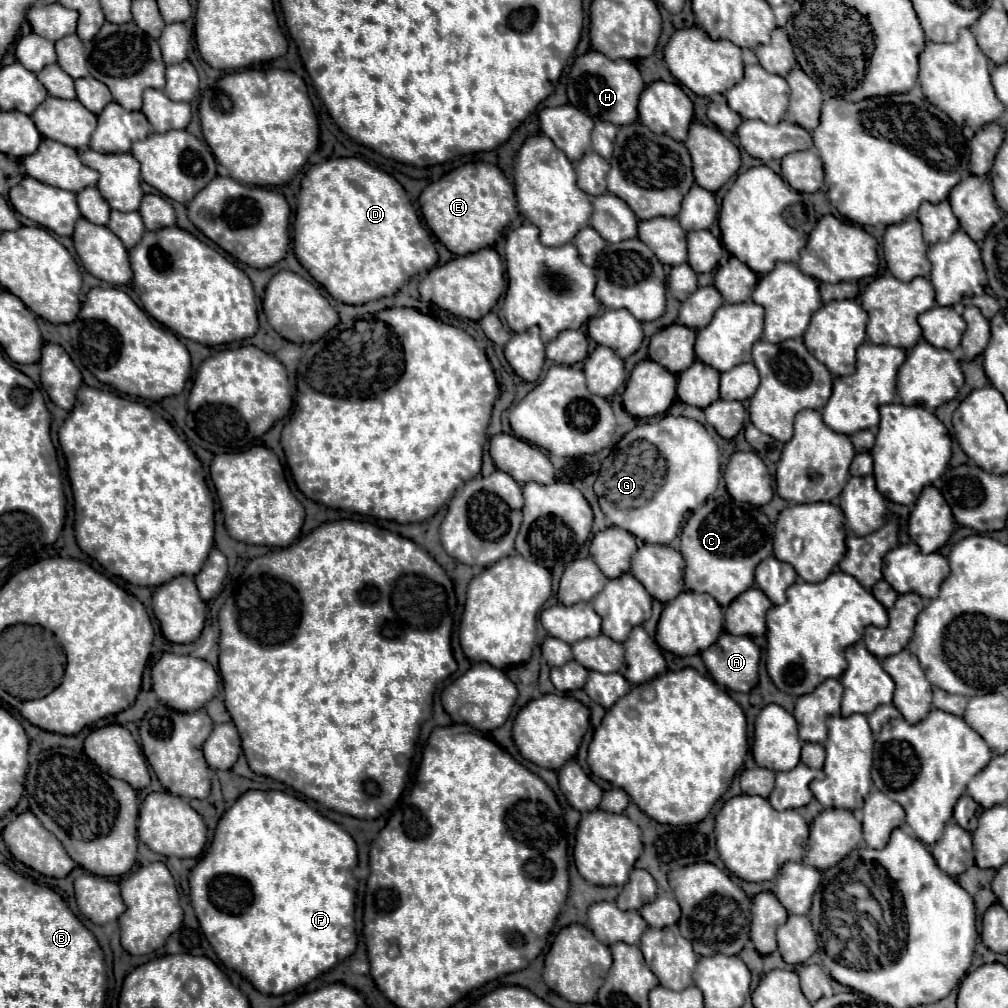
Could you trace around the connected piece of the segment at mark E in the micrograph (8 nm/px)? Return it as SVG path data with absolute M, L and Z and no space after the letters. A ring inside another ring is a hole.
M468 162L468 164L448 172L446 176L442 176L438 182L432 182L430 186L426 186L420 194L420 208L426 218L426 224L436 234L436 238L452 254L464 256L470 252L478 252L480 248L494 246L498 234L512 222L512 218L516 214L516 196L514 196L514 188L508 184L506 176L502 174L502 170L498 166L486 164L486 162Z

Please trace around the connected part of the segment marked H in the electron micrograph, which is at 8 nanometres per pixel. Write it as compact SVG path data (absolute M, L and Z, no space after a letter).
M588 50L578 56L568 74L568 100L592 120L612 122L616 126L634 124L638 120L638 98L644 90L644 80L630 60L610 60L598 50Z

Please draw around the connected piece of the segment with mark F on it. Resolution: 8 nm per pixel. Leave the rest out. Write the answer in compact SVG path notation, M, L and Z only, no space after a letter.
M250 790L244 792L230 810L226 810L226 814L220 818L218 826L216 826L216 834L214 840L206 852L206 856L196 864L196 868L190 872L190 896L192 896L192 908L200 920L200 928L206 934L210 946L216 950L218 958L232 970L240 972L242 976L246 976L256 990L260 990L262 994L286 994L292 992L298 986L304 986L308 982L312 982L316 976L320 976L322 972L330 970L334 964L342 962L344 958L348 958L354 950L356 950L356 934L354 934L354 894L357 881L352 874L353 868L358 862L356 856L356 844L352 840L352 836L336 822L328 820L326 816L322 816L318 810L310 808L304 800L286 794L286 792L278 792L278 790Z

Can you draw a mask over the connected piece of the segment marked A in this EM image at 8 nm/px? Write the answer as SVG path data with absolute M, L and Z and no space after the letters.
M722 632L716 644L702 652L702 660L712 678L734 692L750 692L758 684L760 648L750 636Z

